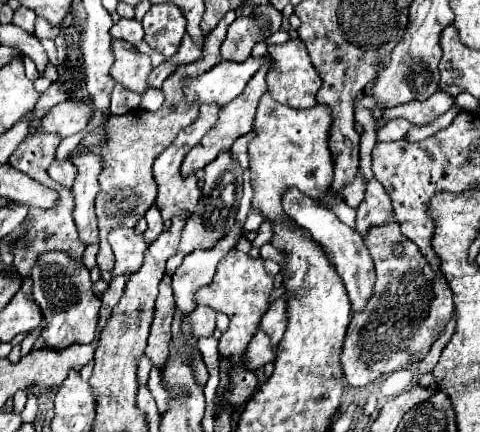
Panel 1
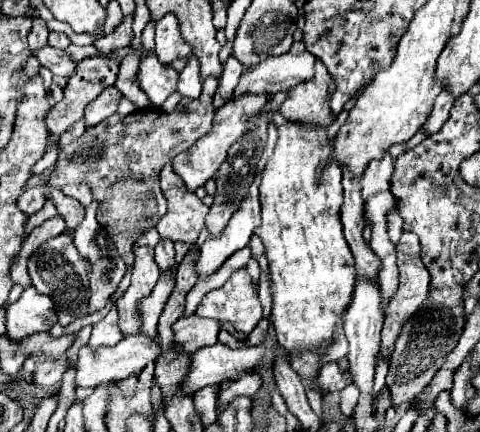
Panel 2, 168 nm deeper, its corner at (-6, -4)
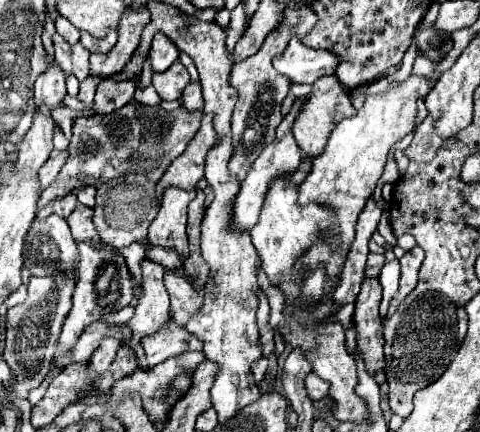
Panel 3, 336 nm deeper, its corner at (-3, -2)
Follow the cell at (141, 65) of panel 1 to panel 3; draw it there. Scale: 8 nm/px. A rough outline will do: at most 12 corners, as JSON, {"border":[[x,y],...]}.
{"border":[[175,61],[153,73],[151,85],[163,101],[175,101],[189,83],[189,73]]}

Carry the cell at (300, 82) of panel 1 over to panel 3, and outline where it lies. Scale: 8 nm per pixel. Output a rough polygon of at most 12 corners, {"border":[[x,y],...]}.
{"border":[[323,75],[295,117],[293,137],[317,157],[333,127],[357,111]]}

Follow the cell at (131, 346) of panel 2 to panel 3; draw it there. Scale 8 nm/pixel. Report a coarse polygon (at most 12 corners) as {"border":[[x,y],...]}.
{"border":[[175,321],[143,337],[149,367],[203,343]]}

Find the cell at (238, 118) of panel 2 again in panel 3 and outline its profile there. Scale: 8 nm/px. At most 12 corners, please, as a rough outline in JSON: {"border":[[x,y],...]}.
{"border":[[205,115],[199,133],[179,159],[171,161],[157,183],[193,191],[205,173],[205,159],[219,141],[213,115]]}

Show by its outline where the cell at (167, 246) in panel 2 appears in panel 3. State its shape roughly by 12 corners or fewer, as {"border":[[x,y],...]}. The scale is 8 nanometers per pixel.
{"border":[[175,269],[163,281],[171,315],[179,325],[203,305],[189,281]]}

